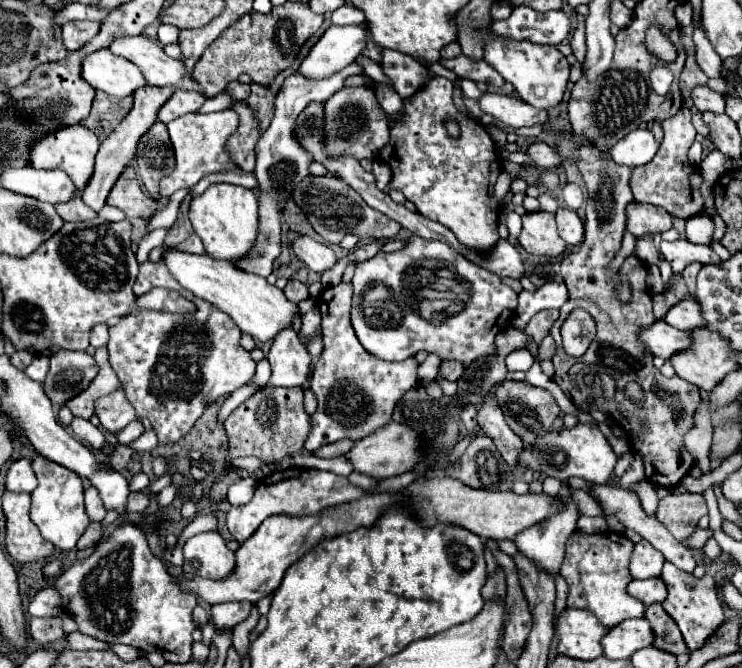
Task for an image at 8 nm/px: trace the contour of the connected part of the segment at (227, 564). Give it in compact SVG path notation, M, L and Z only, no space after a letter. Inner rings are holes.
M201 532L187 540L183 572L203 578L223 578L235 566L235 554L227 548L219 532Z

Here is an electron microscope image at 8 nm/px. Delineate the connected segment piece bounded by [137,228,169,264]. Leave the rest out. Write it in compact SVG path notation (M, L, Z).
M159 228L159 230L153 230L153 232L149 232L149 234L143 236L143 240L141 240L141 244L139 244L139 250L137 250L137 262L139 262L139 264L143 264L143 262L147 260L151 248L163 244L167 232L169 232L169 228Z

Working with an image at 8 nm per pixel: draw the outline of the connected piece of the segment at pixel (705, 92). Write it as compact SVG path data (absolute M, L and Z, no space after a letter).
M707 84L695 86L691 90L691 100L699 108L699 112L705 112L705 110L711 110L715 114L725 112L725 98L719 92L711 90Z

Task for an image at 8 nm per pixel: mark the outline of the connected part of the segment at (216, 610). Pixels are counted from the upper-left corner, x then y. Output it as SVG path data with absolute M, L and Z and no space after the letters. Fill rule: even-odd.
M227 602L227 604L213 604L211 618L215 620L217 628L233 628L235 624L243 622L249 614L251 602Z

